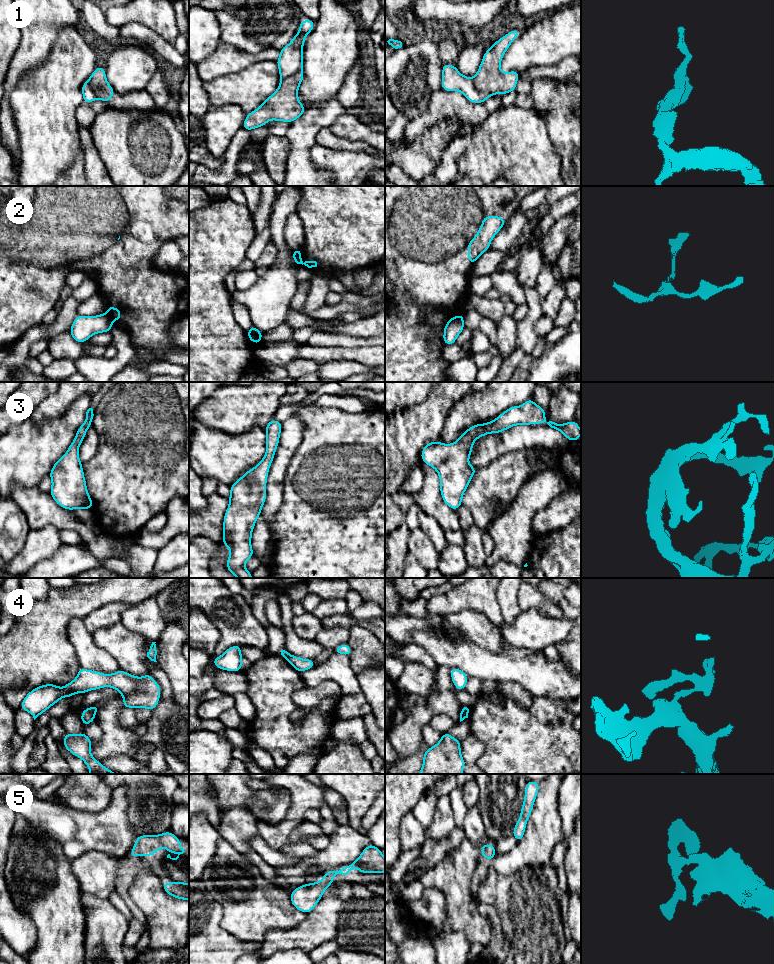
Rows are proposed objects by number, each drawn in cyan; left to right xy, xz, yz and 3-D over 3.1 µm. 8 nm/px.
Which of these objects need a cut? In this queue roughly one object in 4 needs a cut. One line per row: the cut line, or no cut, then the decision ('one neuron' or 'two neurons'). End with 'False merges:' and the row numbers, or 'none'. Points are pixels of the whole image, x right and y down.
1: cut yz (471, 78), (474, 86), (489, 96); two neurons
2: cut xy (107, 315), (111, 320); two neurons
3: cut none; one neuron
4: cut xz (289, 654), (286, 658); two neurons
5: cut none; one neuron
False merges: 1, 2, 4

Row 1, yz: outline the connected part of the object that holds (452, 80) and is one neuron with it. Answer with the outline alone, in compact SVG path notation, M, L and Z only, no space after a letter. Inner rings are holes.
M442 64L441 88L444 91L460 91L472 103L484 103L488 95L475 88L471 77L462 75L456 65Z

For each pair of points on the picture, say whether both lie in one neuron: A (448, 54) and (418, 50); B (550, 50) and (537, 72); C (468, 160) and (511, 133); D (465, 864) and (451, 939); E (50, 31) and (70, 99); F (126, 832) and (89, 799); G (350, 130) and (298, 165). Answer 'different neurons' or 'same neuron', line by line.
A: different neurons
B: different neurons
C: same neuron
D: different neurons
E: different neurons
F: different neurons
G: different neurons

